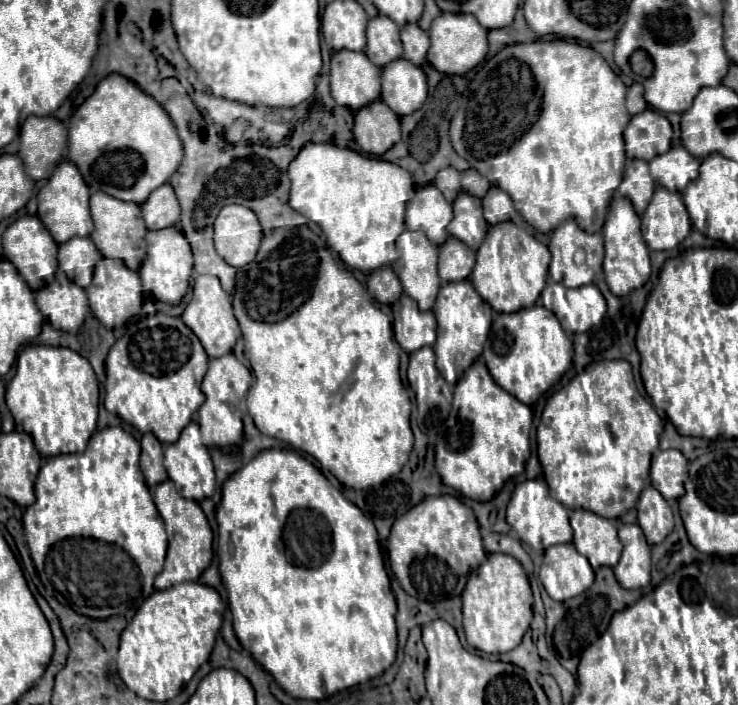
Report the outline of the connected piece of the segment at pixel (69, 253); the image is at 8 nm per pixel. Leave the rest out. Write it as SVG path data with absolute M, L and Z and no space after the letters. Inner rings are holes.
M75 237L59 245L59 269L83 289L91 283L93 267L99 259L101 255L89 237Z

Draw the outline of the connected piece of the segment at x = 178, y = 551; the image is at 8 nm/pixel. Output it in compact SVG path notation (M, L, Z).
M163 481L153 491L153 501L165 521L169 535L169 549L163 571L155 577L155 589L167 589L185 581L197 581L199 575L211 565L213 559L213 531L197 501L183 499L175 489L175 483Z

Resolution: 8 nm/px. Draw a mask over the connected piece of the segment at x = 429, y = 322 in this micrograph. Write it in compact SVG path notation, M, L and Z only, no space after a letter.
M401 295L401 299L393 305L393 315L395 339L407 353L435 343L435 315L431 311L419 311L411 297Z

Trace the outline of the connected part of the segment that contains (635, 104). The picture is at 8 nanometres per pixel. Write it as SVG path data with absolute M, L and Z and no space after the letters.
M635 83L627 91L627 111L631 115L637 115L639 111L645 111L645 109L647 109L647 101L643 99L643 85Z

